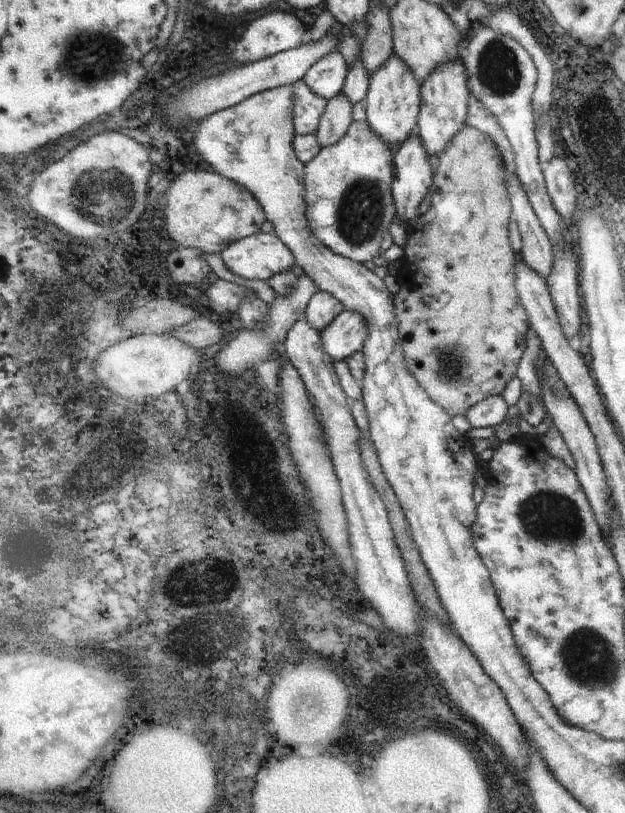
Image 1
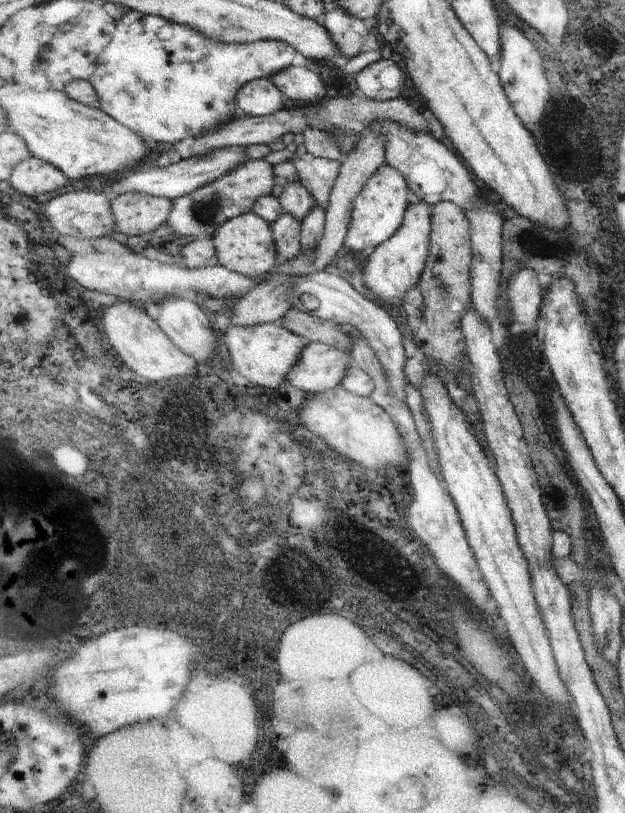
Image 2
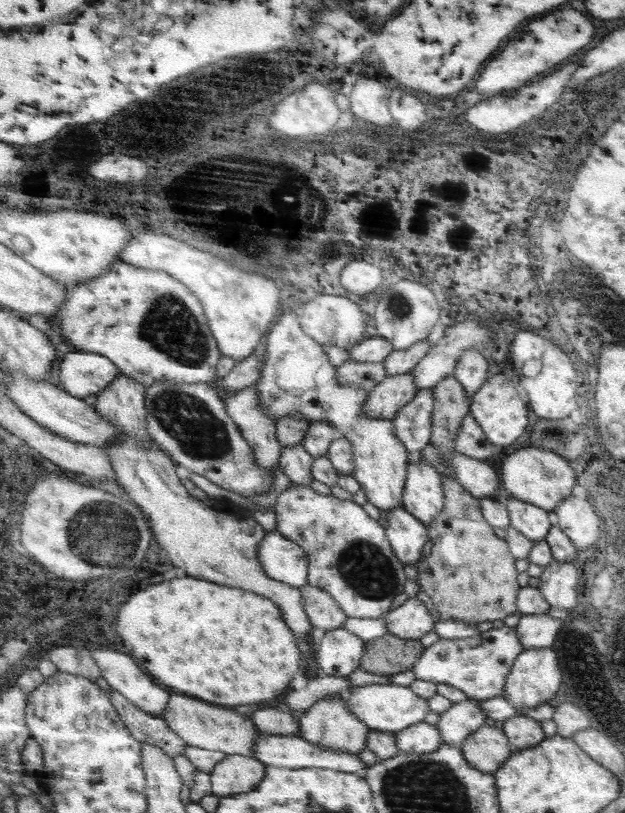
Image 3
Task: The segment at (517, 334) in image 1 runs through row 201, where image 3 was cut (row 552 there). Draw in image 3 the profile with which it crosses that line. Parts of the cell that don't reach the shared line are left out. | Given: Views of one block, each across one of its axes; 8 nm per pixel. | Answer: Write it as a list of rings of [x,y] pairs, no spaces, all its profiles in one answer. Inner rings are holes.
[[[445,480],[445,512],[429,526],[433,548],[429,558],[419,564],[419,580],[425,594],[439,610],[439,620],[455,622],[493,622],[519,614],[519,572],[509,544],[501,540],[485,520],[479,498],[465,490],[457,480]]]

